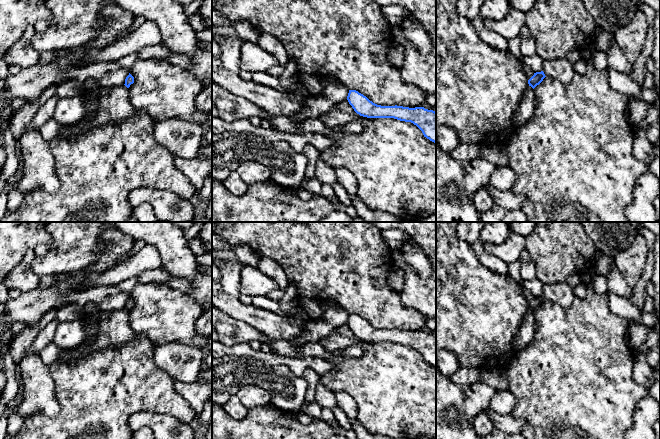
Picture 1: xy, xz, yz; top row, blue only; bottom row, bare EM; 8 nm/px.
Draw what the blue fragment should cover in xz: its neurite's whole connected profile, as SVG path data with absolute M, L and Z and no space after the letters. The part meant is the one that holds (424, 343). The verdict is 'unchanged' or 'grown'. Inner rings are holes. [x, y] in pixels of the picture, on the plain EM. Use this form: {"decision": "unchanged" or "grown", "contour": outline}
{"decision": "unchanged", "contour": "M349 314L347 324L354 335L367 342L394 342L411 346L423 357L424 361L436 368L436 336L424 331L381 330L370 325L356 314Z"}

